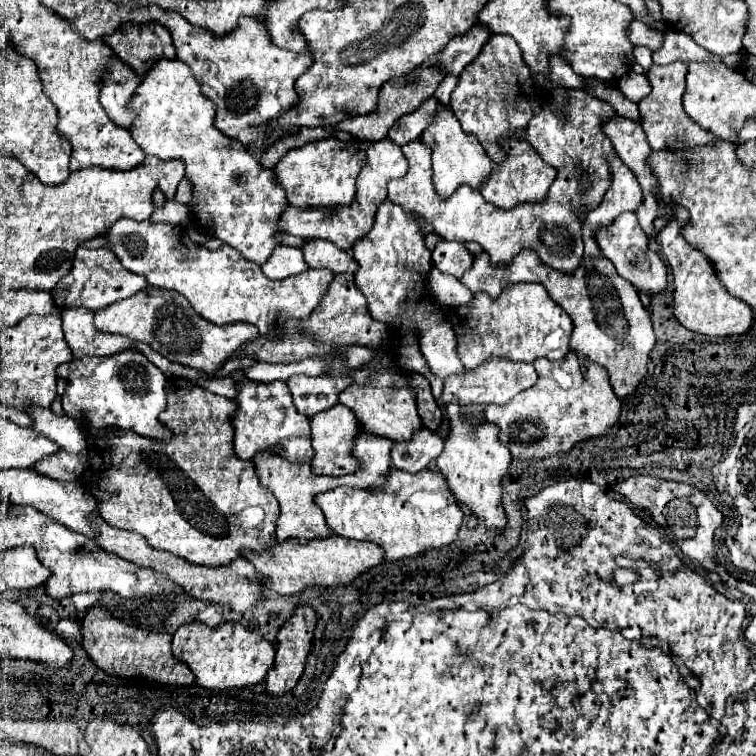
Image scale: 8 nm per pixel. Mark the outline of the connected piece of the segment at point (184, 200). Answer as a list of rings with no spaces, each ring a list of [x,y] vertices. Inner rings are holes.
[[[184,177],[176,190],[175,201],[182,204],[188,204],[192,198],[193,186],[188,178]]]

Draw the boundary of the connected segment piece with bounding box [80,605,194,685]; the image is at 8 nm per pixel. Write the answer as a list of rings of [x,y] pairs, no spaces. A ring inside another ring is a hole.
[[[92,605],[80,615],[80,637],[90,659],[110,675],[148,677],[168,685],[192,685],[194,675],[186,663],[172,655],[172,635],[156,635],[114,617],[108,607]]]

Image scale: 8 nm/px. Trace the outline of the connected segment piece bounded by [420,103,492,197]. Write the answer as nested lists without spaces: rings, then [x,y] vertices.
[[[438,103],[438,113],[434,121],[428,125],[428,129],[420,135],[420,141],[432,149],[432,169],[434,169],[434,187],[442,197],[448,197],[458,189],[460,185],[470,185],[472,189],[478,189],[482,181],[490,175],[492,161],[478,143],[478,139],[470,133],[462,133],[458,119],[454,117],[450,105]]]

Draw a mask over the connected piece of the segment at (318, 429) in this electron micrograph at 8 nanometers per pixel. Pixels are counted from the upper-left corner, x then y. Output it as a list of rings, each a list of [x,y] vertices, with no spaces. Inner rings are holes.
[[[334,405],[326,413],[318,413],[318,417],[310,417],[310,427],[312,427],[312,447],[314,447],[314,457],[310,465],[314,473],[338,477],[358,469],[358,461],[352,459],[350,451],[352,451],[354,437],[360,433],[360,427],[356,415],[348,407]]]

